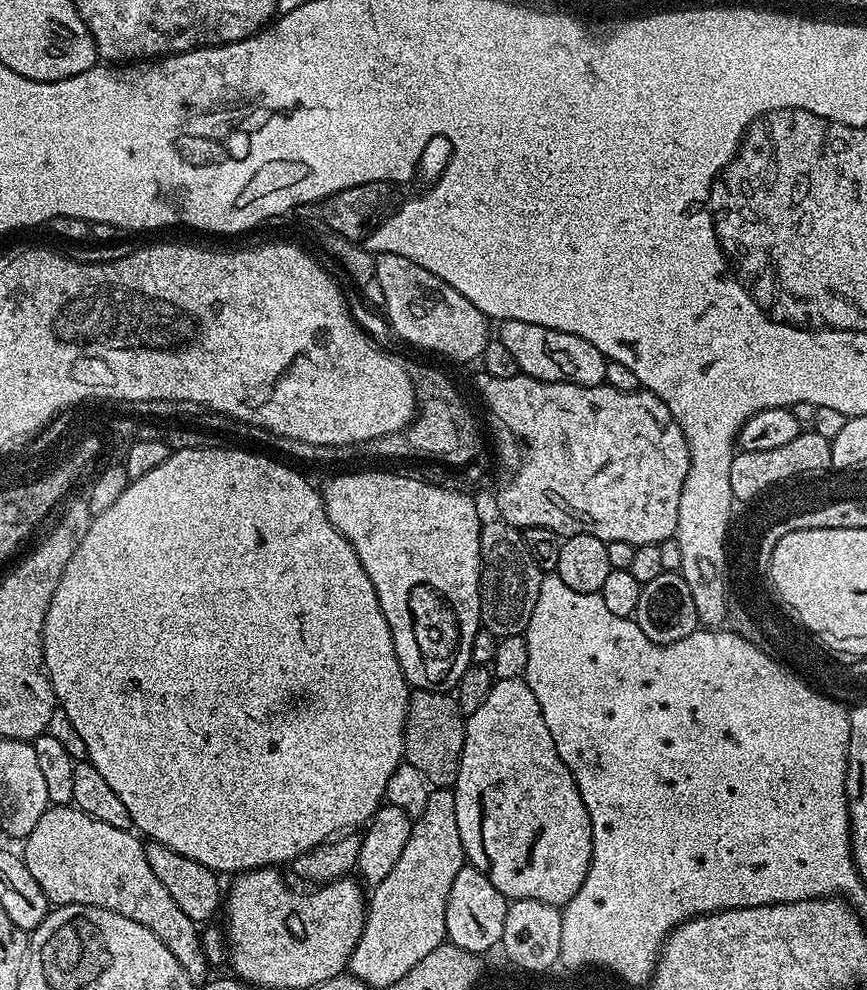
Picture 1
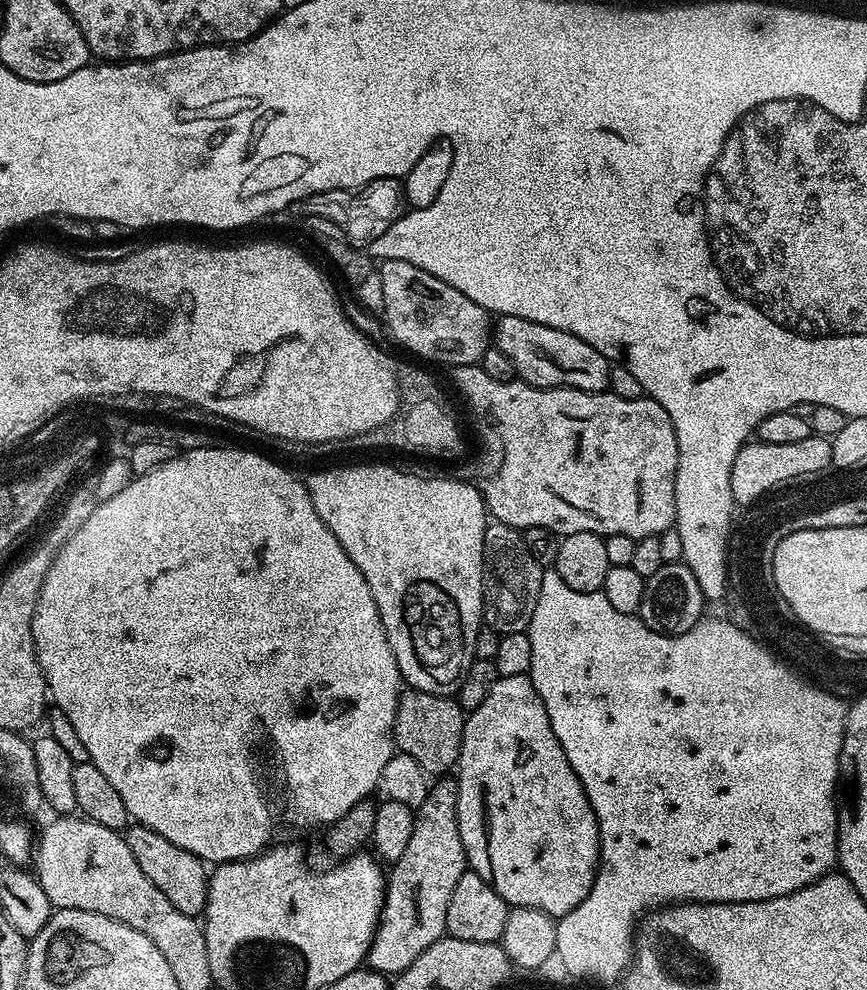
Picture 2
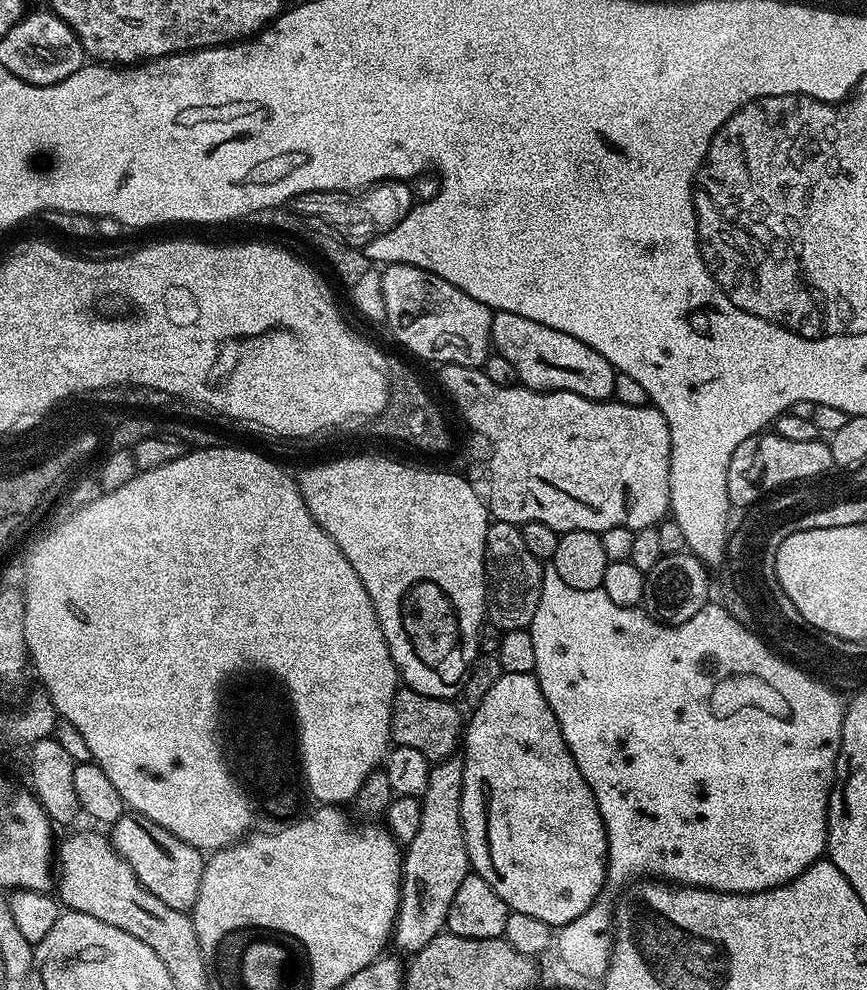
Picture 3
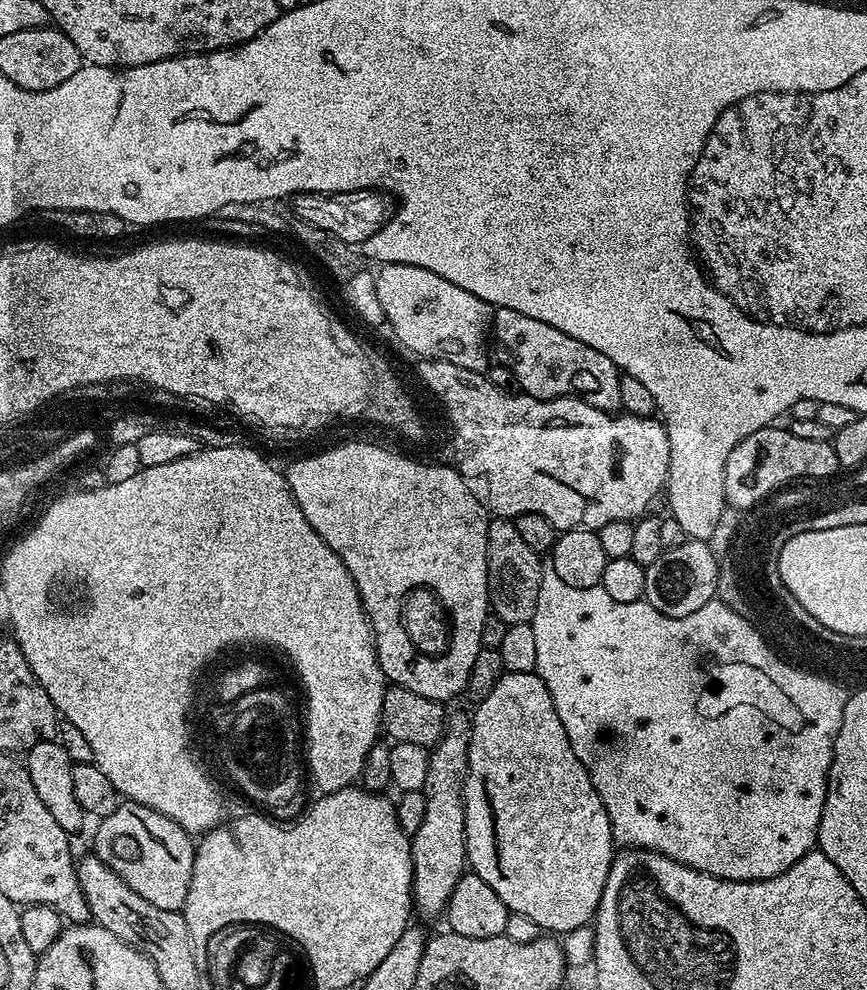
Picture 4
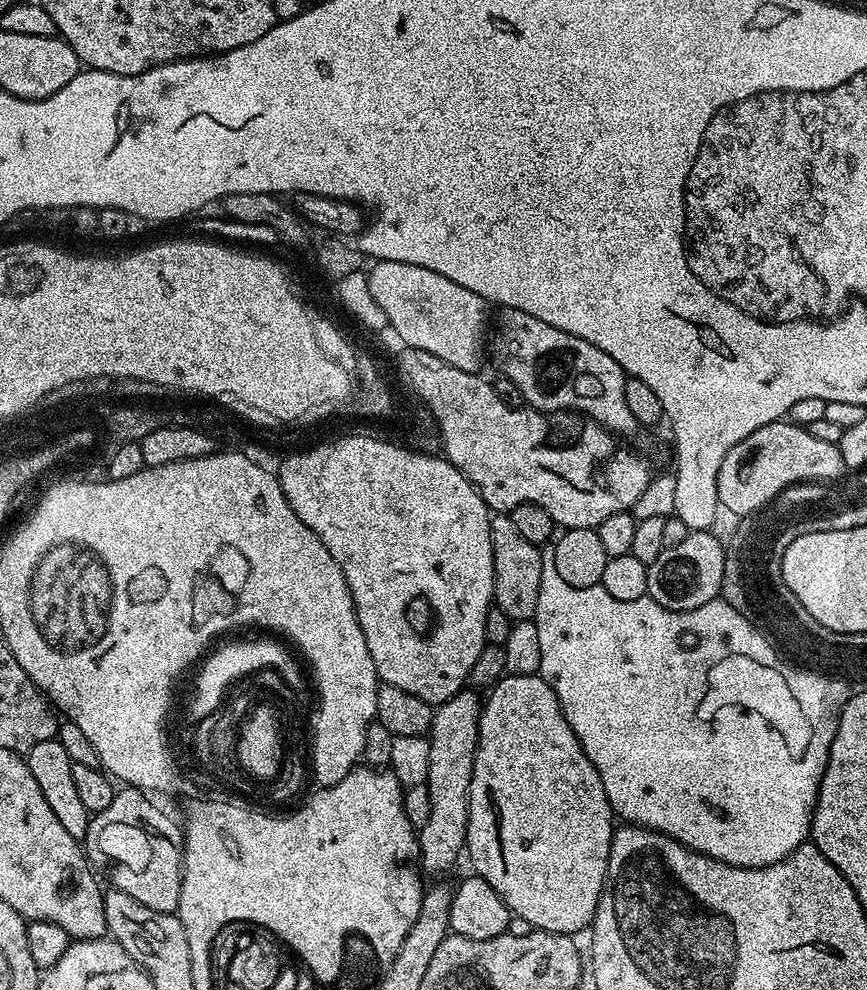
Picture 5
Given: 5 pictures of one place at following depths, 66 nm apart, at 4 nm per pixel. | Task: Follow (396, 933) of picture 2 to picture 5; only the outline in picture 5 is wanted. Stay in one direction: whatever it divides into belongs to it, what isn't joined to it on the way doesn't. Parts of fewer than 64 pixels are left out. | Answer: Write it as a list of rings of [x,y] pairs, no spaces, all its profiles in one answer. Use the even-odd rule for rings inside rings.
[[[461,690],[432,713],[430,742],[430,818],[418,830],[418,863],[425,873],[448,872],[462,856],[468,843],[468,795],[478,746],[481,697],[472,690]]]

